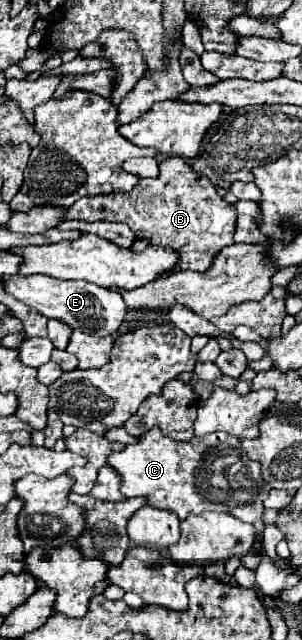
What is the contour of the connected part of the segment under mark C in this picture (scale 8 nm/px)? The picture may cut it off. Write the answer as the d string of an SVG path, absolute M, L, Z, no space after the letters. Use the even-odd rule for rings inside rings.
M149 429L137 437L137 443L113 453L107 465L121 475L125 497L143 497L151 507L173 511L181 521L189 513L225 511L241 521L255 523L263 519L263 501L271 489L259 473L259 463L243 453L237 437L223 431L181 443L165 437L161 429ZM195 475L201 477L201 485L195 485Z

